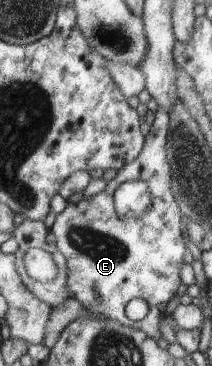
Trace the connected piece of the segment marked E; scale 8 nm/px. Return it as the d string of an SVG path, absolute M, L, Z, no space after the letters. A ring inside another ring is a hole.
M156 108L155 109L156 117L153 122L153 125L150 126L149 133L145 136L145 146L141 151L141 156L137 155L137 160L132 160L131 163L127 163L123 170L118 170L115 178L111 181L106 183L105 189L102 190L100 193L93 195L89 198L83 198L81 201L74 203L67 203L65 209L61 213L57 213L55 222L53 226L50 228L51 232L56 236L56 245L59 249L59 252L63 254L66 258L66 265L68 268L68 277L67 277L67 288L69 289L70 296L76 298L83 304L85 308L87 308L91 313L99 313L103 314L107 320L113 320L120 322L122 325L131 327L132 329L137 329L143 332L148 333L153 340L157 340L159 336L161 336L161 320L163 320L163 316L165 316L165 312L161 312L161 304L165 306L165 304L169 304L171 298L177 294L177 288L181 286L181 278L179 278L179 268L181 268L181 262L183 262L183 252L185 252L186 244L183 242L183 228L181 228L181 209L180 205L177 204L176 197L172 191L172 170L170 164L167 160L166 155L166 144L169 134L169 127L170 127L170 114L163 109ZM127 180L138 180L138 181L145 181L148 186L150 187L150 191L152 192L152 205L150 206L149 214L143 214L140 217L131 217L128 219L127 217L121 217L119 213L116 211L115 205L115 192L116 188L120 186L120 184L126 183ZM133 298L143 298L145 302L147 302L149 306L148 314L142 319L133 322L131 319L127 317L125 314L125 306L130 300Z

